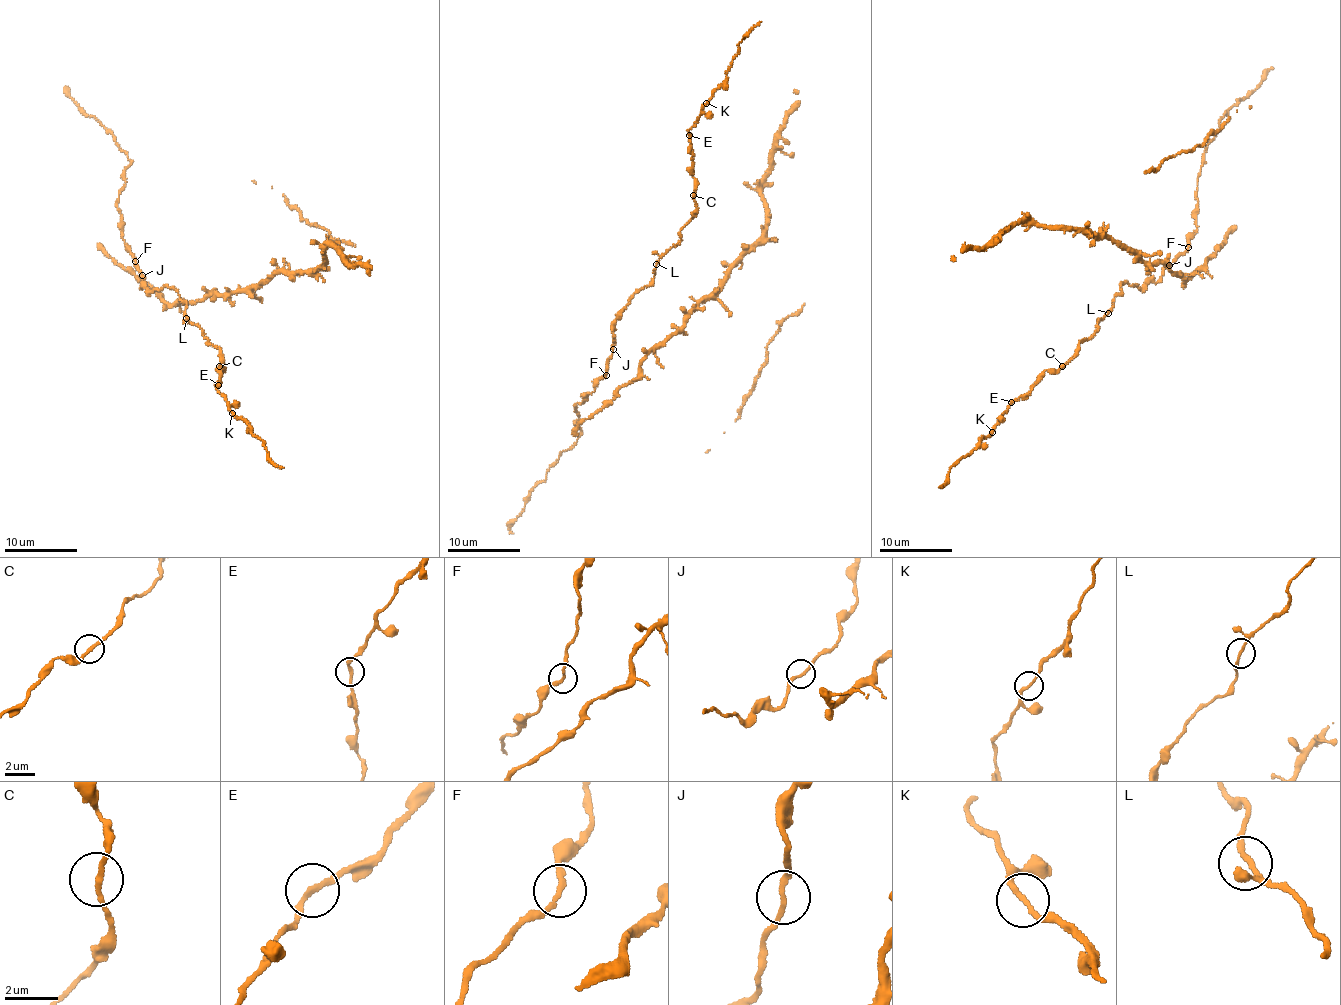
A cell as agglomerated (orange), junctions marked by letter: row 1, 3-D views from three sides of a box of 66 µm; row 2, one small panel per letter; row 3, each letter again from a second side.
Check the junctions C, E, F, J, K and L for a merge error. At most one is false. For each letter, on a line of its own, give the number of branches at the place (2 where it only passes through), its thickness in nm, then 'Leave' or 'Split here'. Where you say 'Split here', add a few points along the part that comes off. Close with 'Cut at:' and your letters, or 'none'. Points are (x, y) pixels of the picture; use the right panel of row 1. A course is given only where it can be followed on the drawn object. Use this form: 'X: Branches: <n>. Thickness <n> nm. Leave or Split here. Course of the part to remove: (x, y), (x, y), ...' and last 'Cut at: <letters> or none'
C: Branches: 2. Thickness 180 nm. Leave
E: Branches: 2. Thickness 190 nm. Leave
F: Branches: 2. Thickness 190 nm. Leave
J: Branches: 2. Thickness 200 nm. Leave
K: Branches: 2. Thickness 180 nm. Leave
L: Branches: 2. Thickness 180 nm. Leave
Cut at: none

